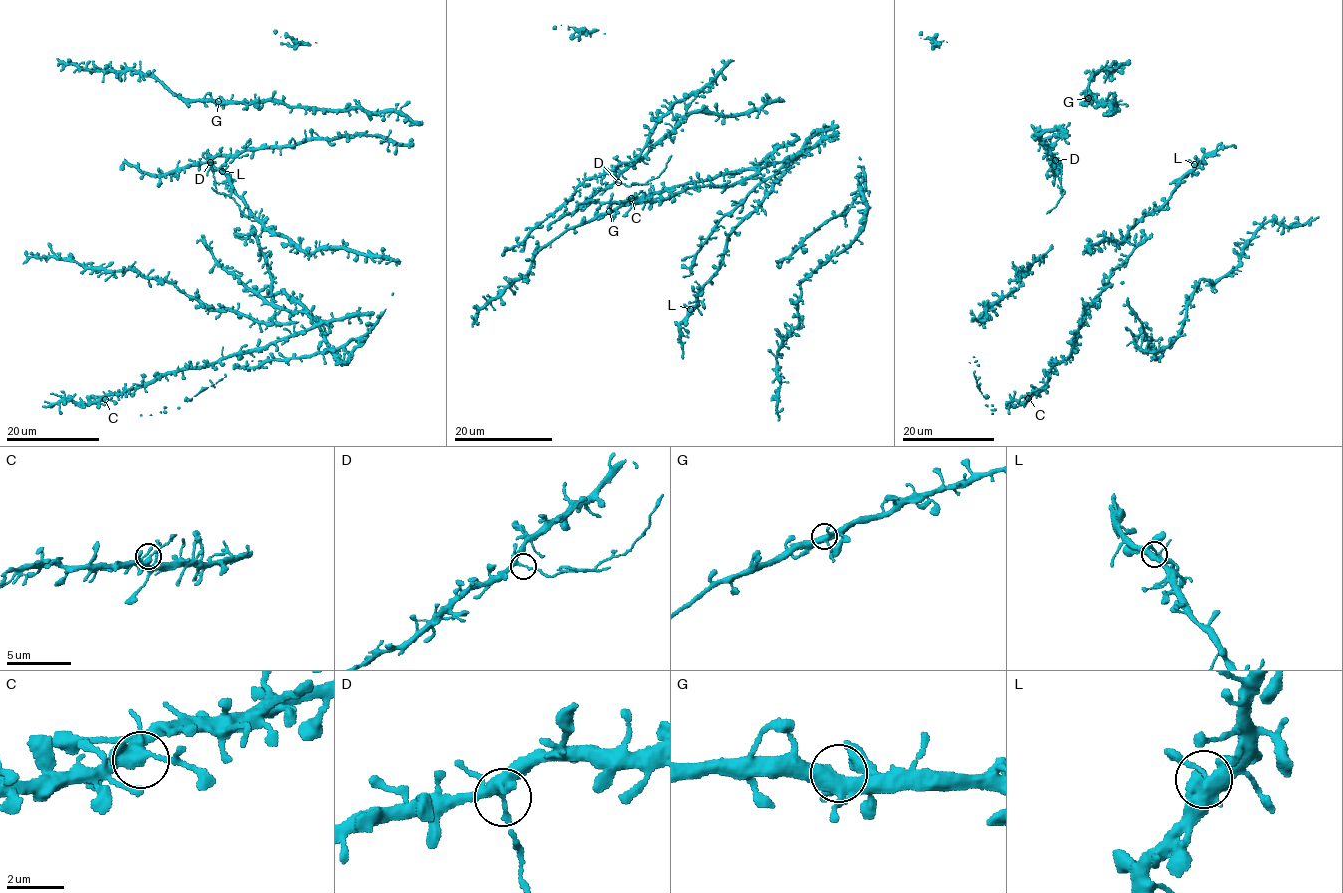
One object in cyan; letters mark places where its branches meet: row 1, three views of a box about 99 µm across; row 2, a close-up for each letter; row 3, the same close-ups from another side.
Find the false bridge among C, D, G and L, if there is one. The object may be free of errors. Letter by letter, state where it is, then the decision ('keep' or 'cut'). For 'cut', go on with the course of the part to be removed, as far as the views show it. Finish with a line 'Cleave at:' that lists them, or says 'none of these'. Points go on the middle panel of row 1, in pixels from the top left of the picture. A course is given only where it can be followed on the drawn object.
C: at (631, 198); keep
D: at (618, 182); cut; foreign part runs (618, 182), (628, 187), (646, 183), (658, 176), (672, 155)
G: at (609, 211); keep
L: at (690, 309); keep
Cleave at: D

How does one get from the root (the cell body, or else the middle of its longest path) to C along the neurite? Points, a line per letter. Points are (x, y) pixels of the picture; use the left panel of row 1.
C: (282, 338), (204, 365), (160, 373), (145, 384), (108, 394), (105, 399)

